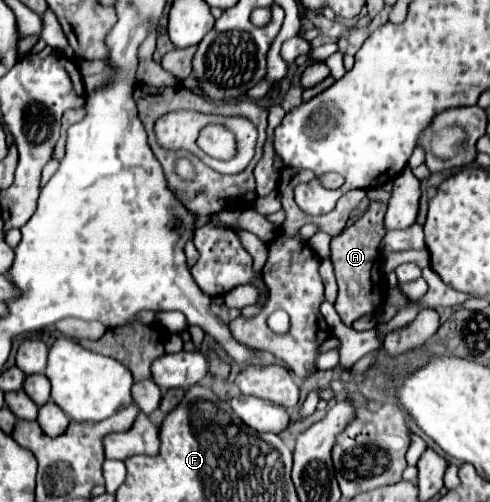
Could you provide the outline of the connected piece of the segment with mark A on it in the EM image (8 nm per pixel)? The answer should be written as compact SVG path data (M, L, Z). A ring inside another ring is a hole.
M371 203L367 213L355 221L351 227L347 227L341 235L337 235L331 241L331 261L335 267L337 283L339 283L339 297L335 301L335 309L341 311L341 321L351 327L355 319L363 317L365 313L375 313L379 307L379 301L385 291L383 273L379 271L379 241L385 235L383 227L383 215L387 205L383 203Z

